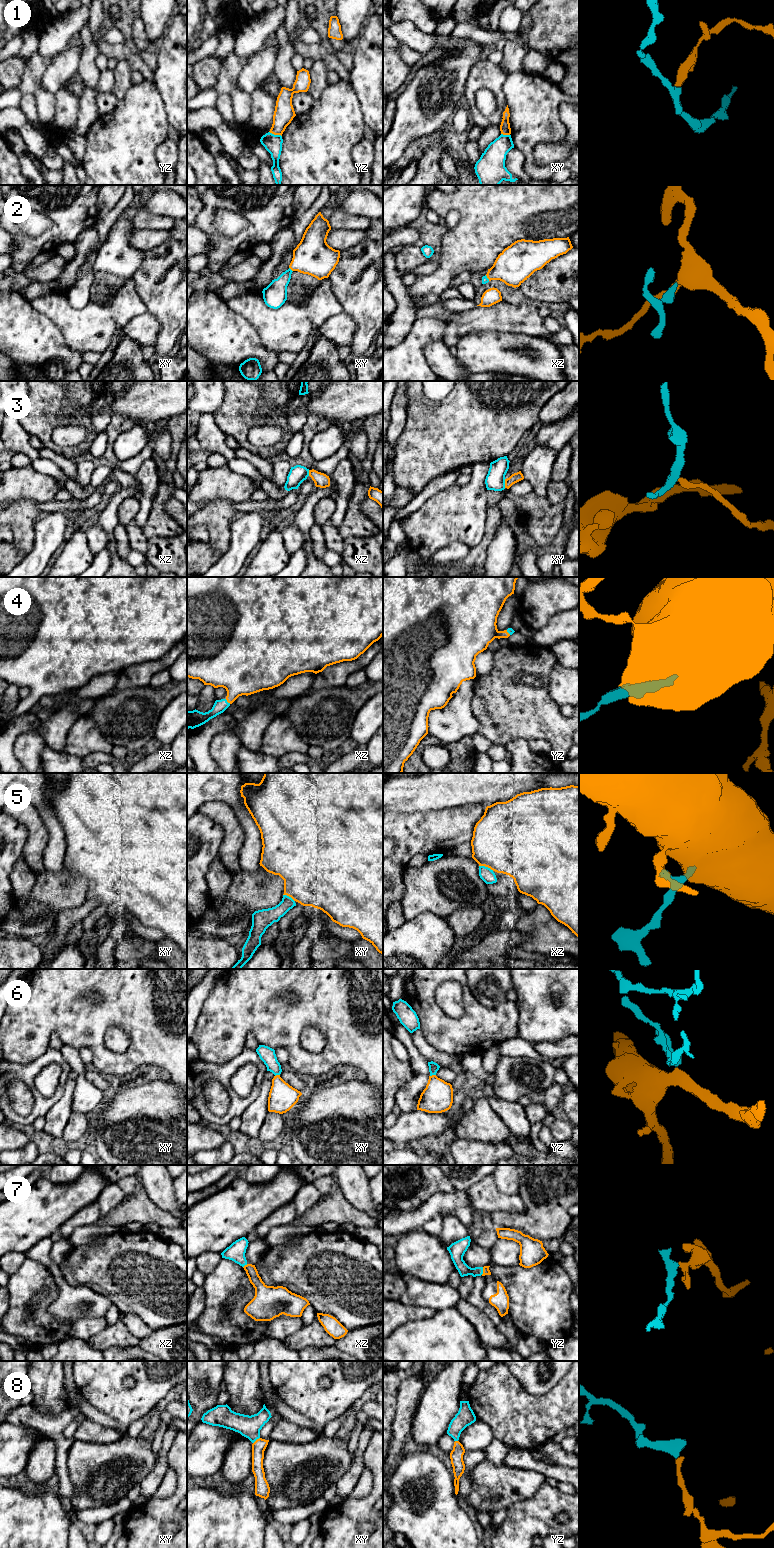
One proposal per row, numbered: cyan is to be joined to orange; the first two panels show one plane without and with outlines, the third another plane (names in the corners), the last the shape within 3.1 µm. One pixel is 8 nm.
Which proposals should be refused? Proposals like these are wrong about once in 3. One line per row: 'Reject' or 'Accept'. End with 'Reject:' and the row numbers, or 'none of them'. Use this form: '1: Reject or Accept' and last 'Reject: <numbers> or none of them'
1: Reject
2: Accept
3: Accept
4: Accept
5: Accept
6: Accept
7: Accept
8: Accept
Reject: 1

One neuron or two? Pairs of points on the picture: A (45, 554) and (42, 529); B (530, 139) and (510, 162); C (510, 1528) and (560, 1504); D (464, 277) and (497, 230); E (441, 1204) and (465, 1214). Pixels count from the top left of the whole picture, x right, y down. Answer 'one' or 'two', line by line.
A: one
B: two
C: one
D: two
E: one

